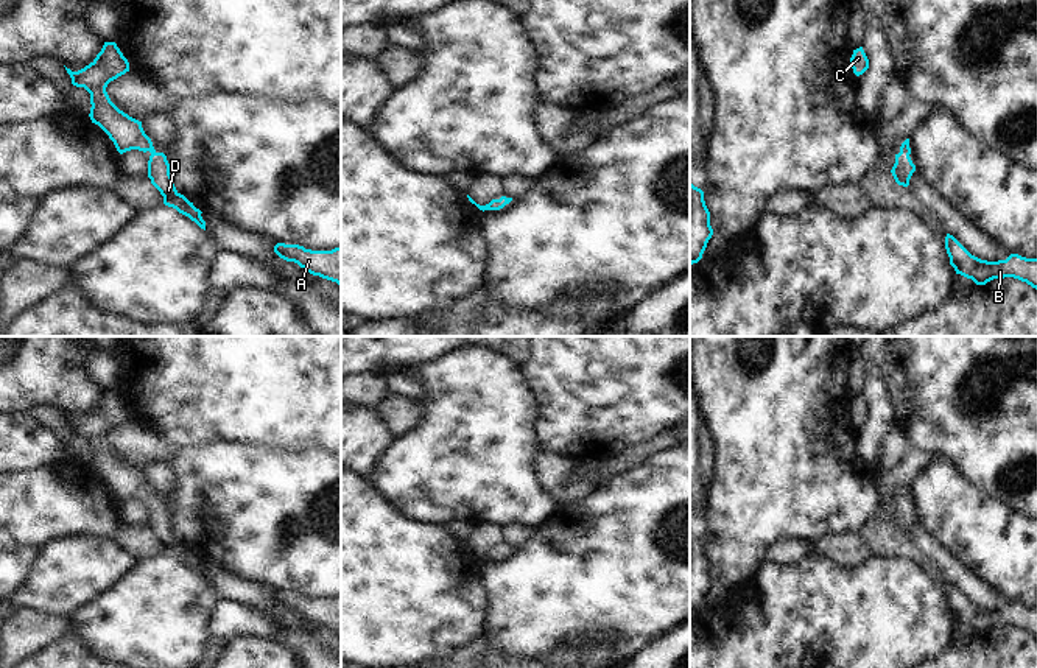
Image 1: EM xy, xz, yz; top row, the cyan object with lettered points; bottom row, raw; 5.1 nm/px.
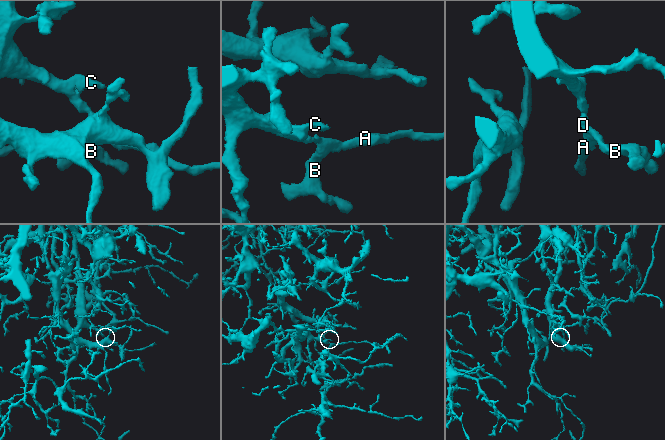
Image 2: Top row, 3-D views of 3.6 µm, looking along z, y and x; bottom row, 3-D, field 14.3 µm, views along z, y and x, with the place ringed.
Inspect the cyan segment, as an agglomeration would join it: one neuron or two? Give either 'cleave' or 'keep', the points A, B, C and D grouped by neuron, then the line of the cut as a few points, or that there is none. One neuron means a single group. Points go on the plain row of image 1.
keep; A B C D; no cut

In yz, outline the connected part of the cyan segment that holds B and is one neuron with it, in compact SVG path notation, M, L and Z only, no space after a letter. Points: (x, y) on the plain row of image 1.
M947 582L945 598L956 623L986 634L993 628L1014 626L1037 638L1037 607L1011 603L1006 609L987 610L972 604L953 584Z

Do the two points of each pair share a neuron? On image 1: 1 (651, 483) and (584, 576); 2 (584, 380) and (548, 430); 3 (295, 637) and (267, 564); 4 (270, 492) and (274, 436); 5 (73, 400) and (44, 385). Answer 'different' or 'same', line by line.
1: same
2: same
3: different
4: different
5: same

